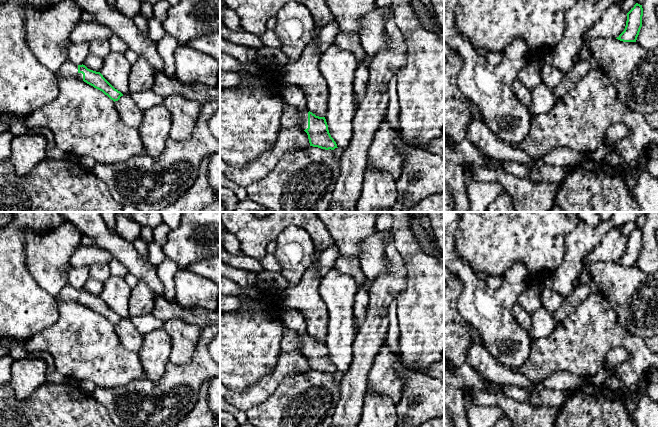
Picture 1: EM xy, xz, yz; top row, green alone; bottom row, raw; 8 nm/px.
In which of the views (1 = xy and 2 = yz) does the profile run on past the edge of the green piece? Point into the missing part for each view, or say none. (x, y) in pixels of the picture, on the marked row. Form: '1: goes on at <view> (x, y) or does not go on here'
1: goes on at xy (68, 69)
2: does not go on here

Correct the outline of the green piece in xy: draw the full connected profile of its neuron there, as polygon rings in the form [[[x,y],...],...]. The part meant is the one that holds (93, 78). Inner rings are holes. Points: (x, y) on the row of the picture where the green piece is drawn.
[[[67,60],[59,70],[62,77],[76,76],[78,73],[83,74],[83,81],[93,86],[94,88],[102,91],[111,100],[118,101],[123,94],[115,89],[100,72],[88,69],[85,65],[75,65]]]

